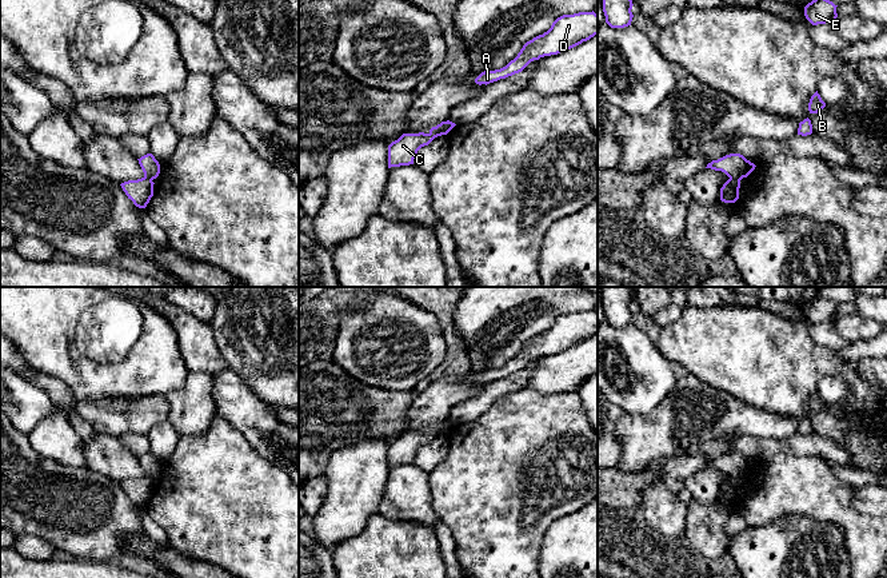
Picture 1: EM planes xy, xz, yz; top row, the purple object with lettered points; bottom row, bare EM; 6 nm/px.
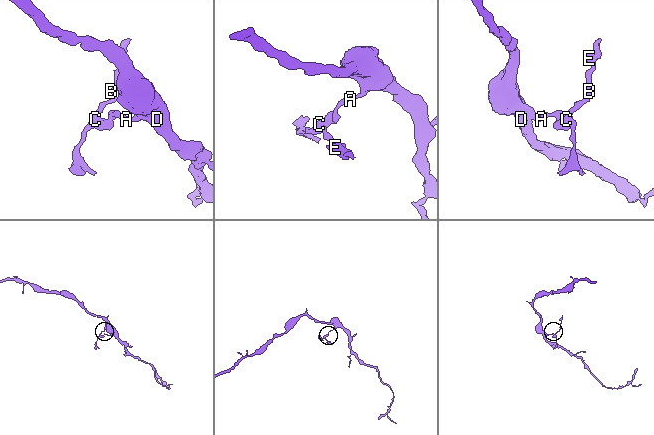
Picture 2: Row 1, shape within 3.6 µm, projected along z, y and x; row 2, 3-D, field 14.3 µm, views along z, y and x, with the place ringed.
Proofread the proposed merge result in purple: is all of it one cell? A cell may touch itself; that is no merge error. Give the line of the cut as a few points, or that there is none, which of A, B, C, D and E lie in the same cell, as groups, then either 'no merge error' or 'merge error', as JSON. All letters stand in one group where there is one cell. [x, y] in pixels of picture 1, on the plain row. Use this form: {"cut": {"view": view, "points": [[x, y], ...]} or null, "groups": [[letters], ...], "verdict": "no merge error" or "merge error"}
{"cut": {"view": "yz", "points": [[730, 477], [739, 479]]}, "groups": [["A", "D"], ["B", "C", "E"]], "verdict": "merge error"}

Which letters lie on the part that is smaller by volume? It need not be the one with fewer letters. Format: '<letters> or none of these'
B, C, E

